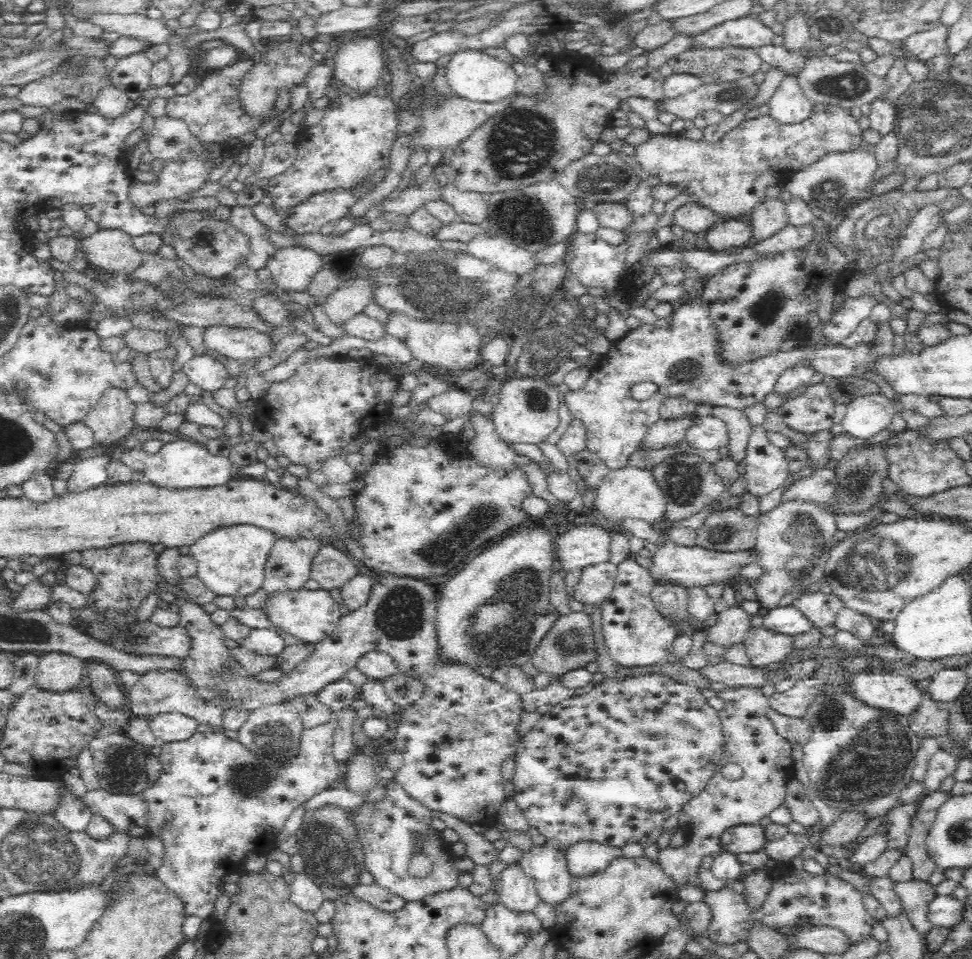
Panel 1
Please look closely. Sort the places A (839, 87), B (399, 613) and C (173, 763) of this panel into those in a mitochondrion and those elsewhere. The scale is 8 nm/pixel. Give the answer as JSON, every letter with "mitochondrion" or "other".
{"A":"mitochondrion","B":"mitochondrion","C":"other"}

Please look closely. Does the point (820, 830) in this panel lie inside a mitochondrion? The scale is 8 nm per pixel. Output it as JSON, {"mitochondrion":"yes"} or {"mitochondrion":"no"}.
{"mitochondrion":"no"}

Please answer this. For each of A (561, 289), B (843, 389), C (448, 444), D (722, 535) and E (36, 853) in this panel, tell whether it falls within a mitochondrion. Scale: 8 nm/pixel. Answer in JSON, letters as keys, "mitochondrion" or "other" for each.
{"A":"other","B":"other","C":"other","D":"mitochondrion","E":"mitochondrion"}

